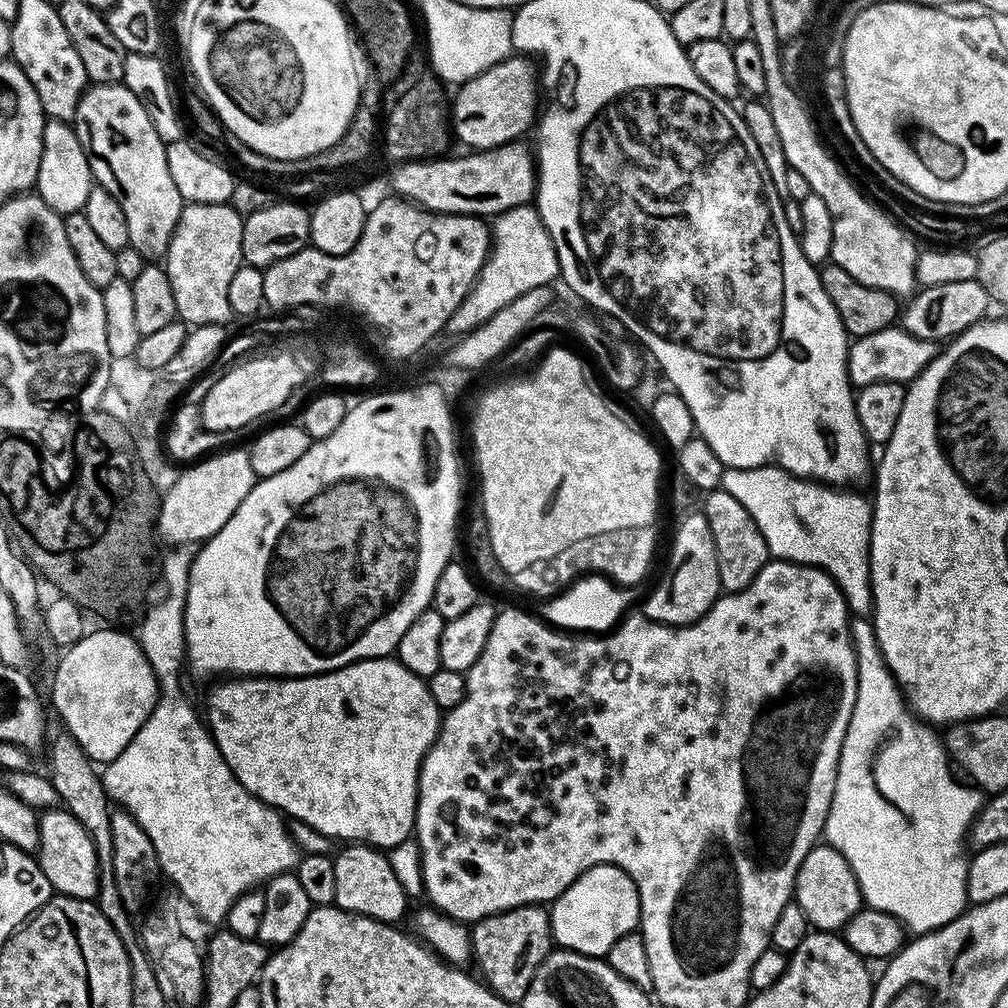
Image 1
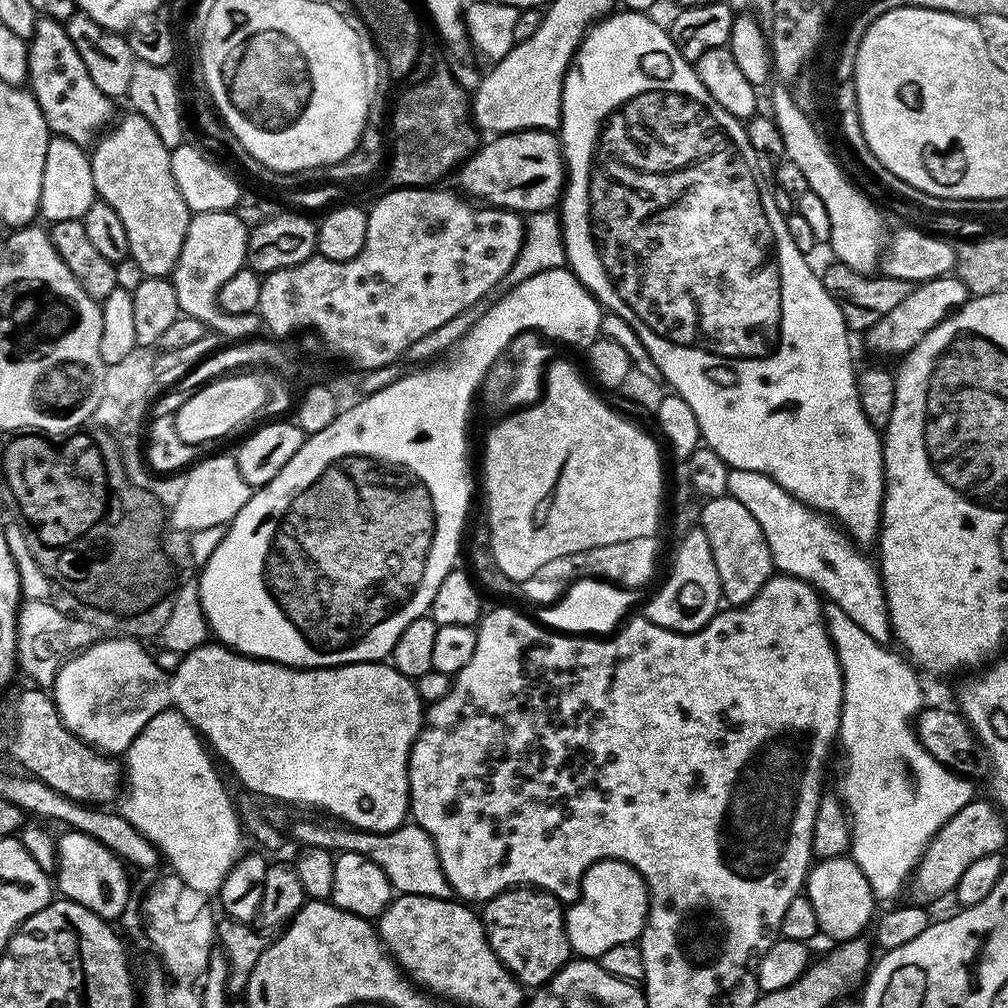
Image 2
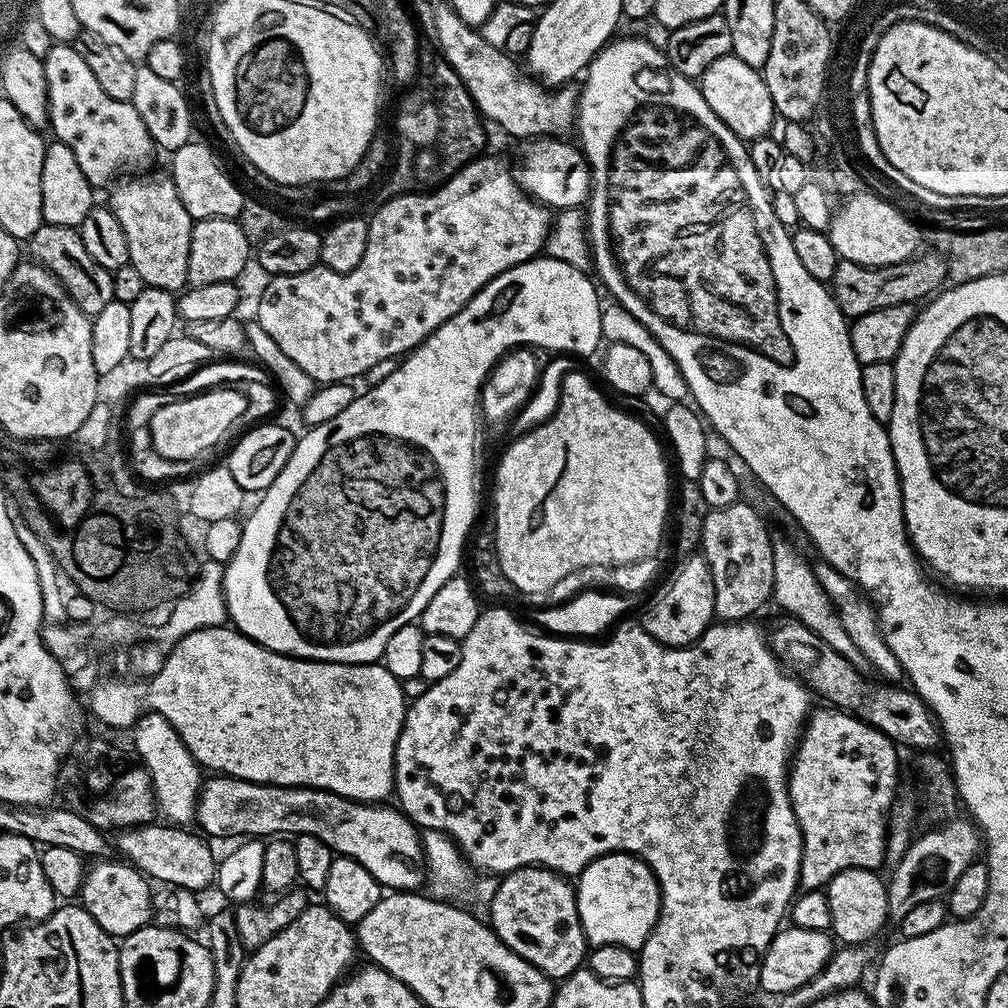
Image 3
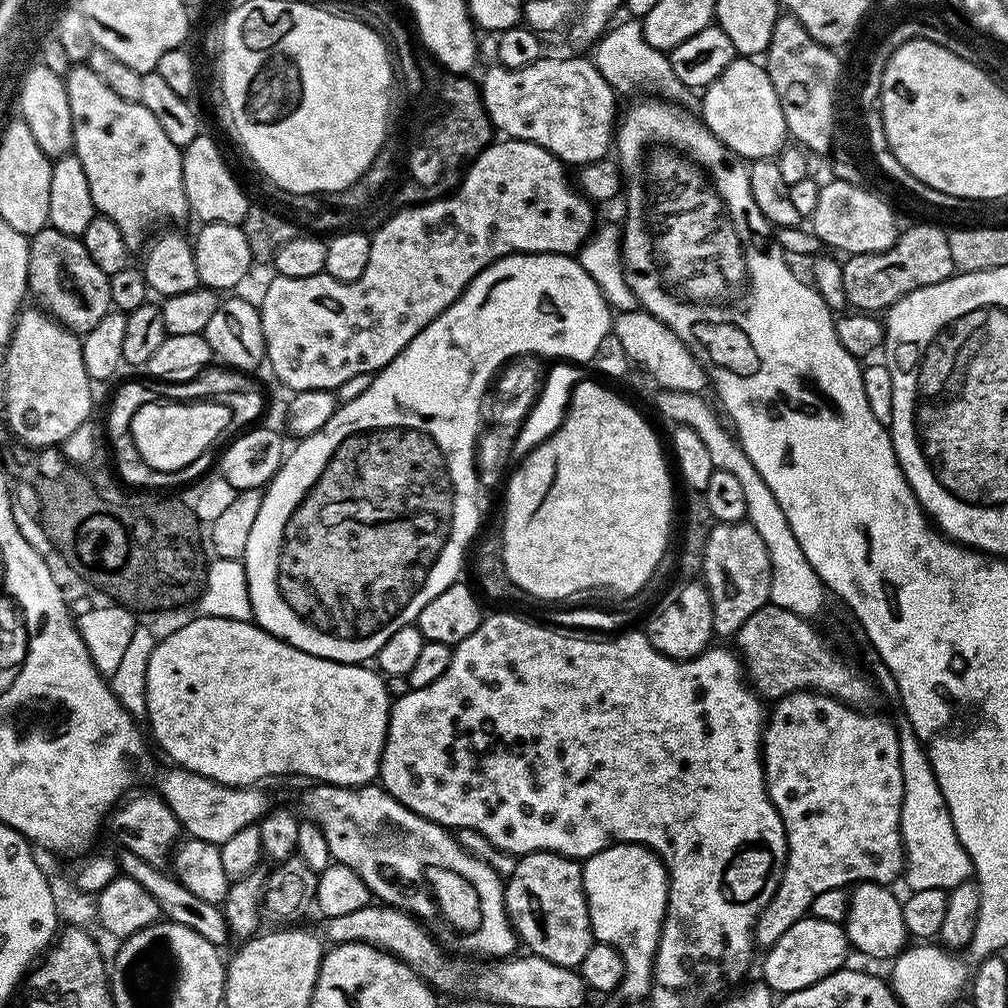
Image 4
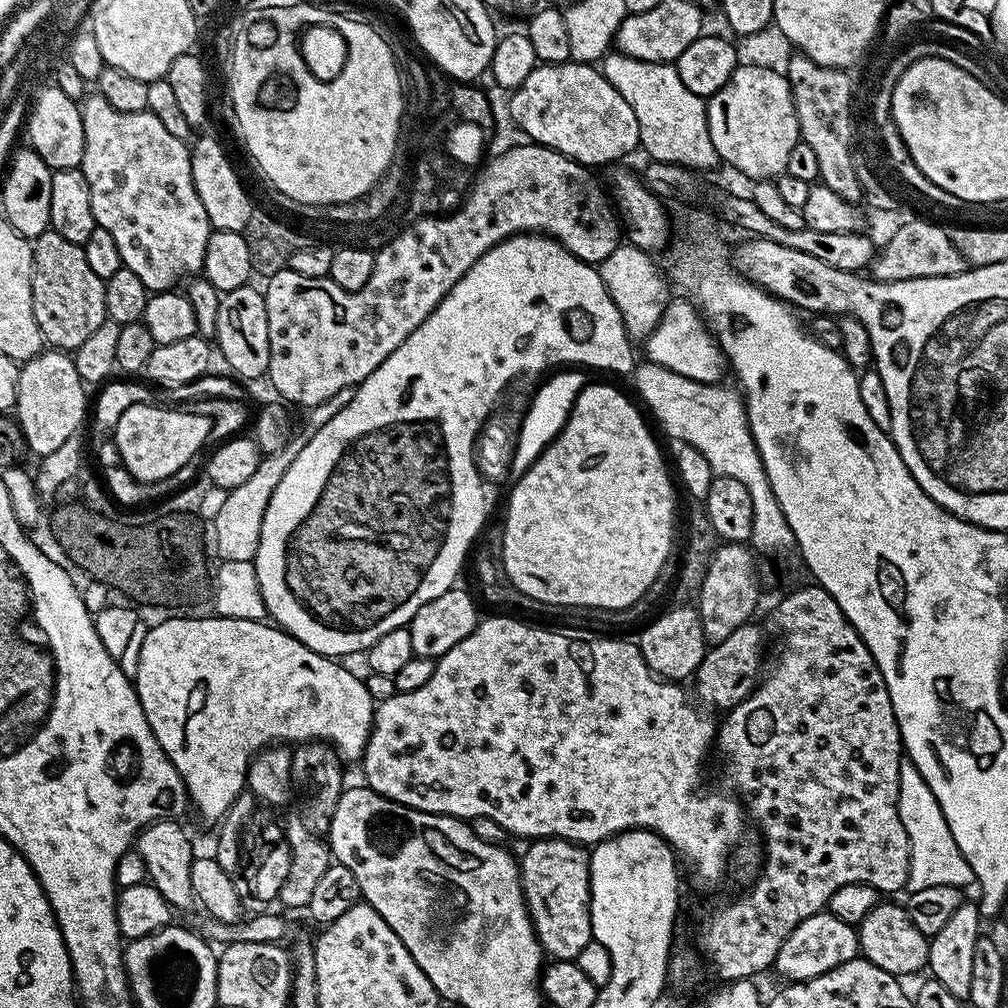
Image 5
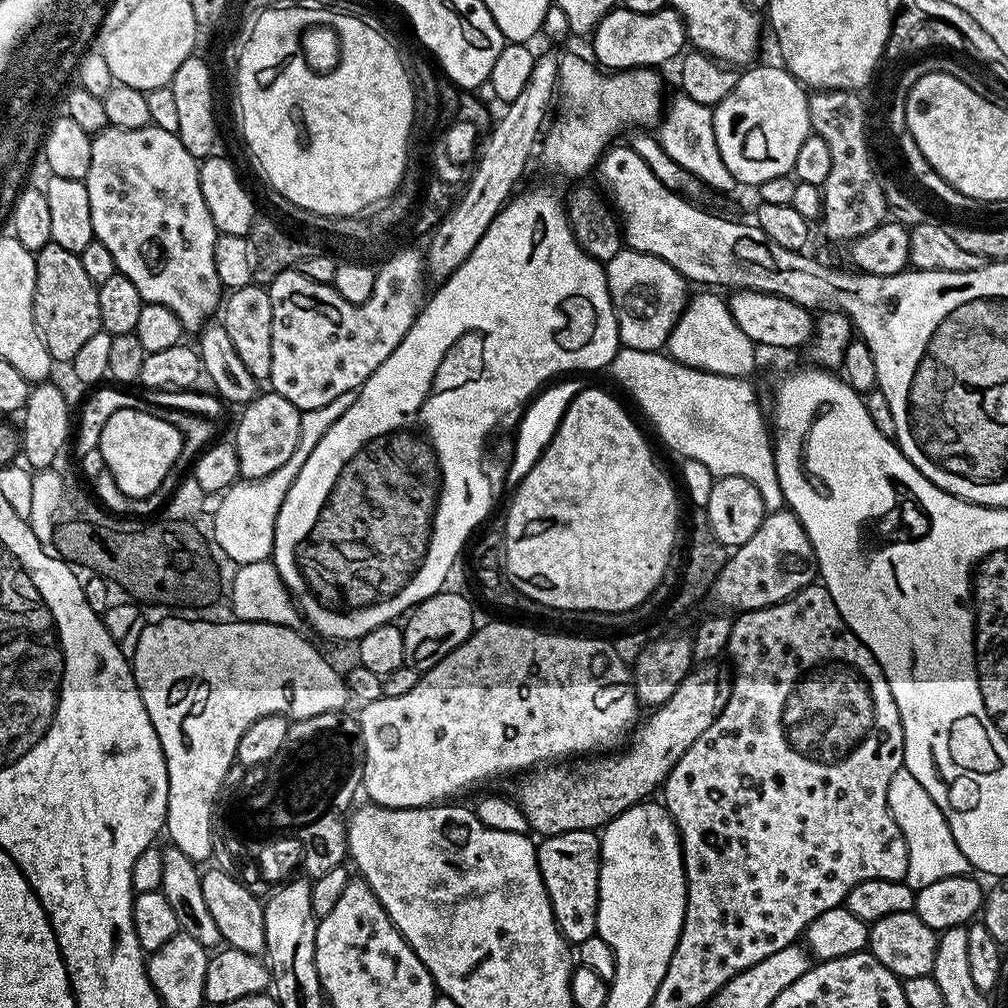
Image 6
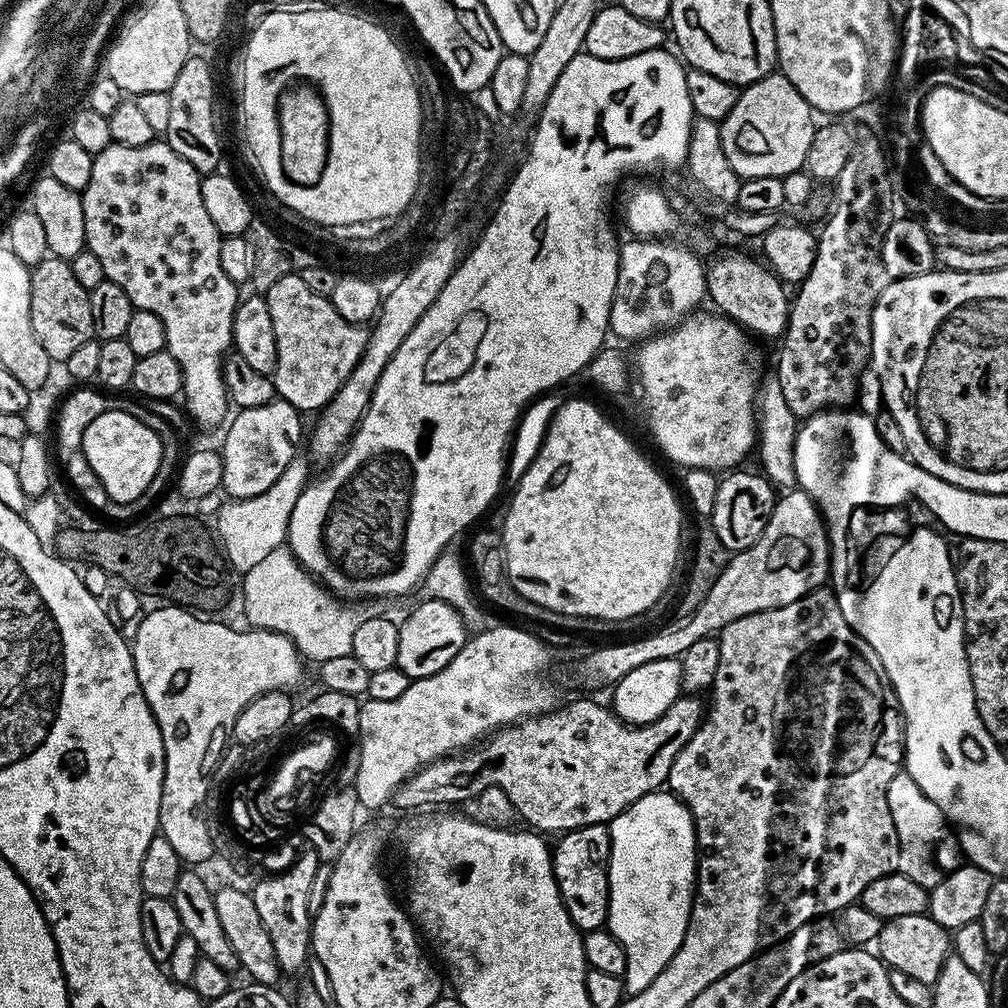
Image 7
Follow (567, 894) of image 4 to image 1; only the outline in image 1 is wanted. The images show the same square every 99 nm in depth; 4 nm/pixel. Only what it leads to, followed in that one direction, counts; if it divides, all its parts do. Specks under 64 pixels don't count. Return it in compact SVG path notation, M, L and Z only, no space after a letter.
M538 904L482 918L471 925L470 935L474 964L480 967L483 983L509 1002L518 1002L524 997L538 966L554 950L552 917L547 907Z

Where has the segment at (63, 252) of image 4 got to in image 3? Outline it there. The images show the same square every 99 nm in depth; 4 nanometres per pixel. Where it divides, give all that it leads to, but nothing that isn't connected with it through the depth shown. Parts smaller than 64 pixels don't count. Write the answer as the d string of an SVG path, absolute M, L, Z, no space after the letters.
M43 223L27 240L26 248L32 251L31 259L50 270L50 274L54 274L54 278L58 278L58 282L70 294L72 301L90 318L96 316L98 310L110 306L114 294L112 273L98 266L94 258L90 258L86 246L82 246L82 238L77 229Z

